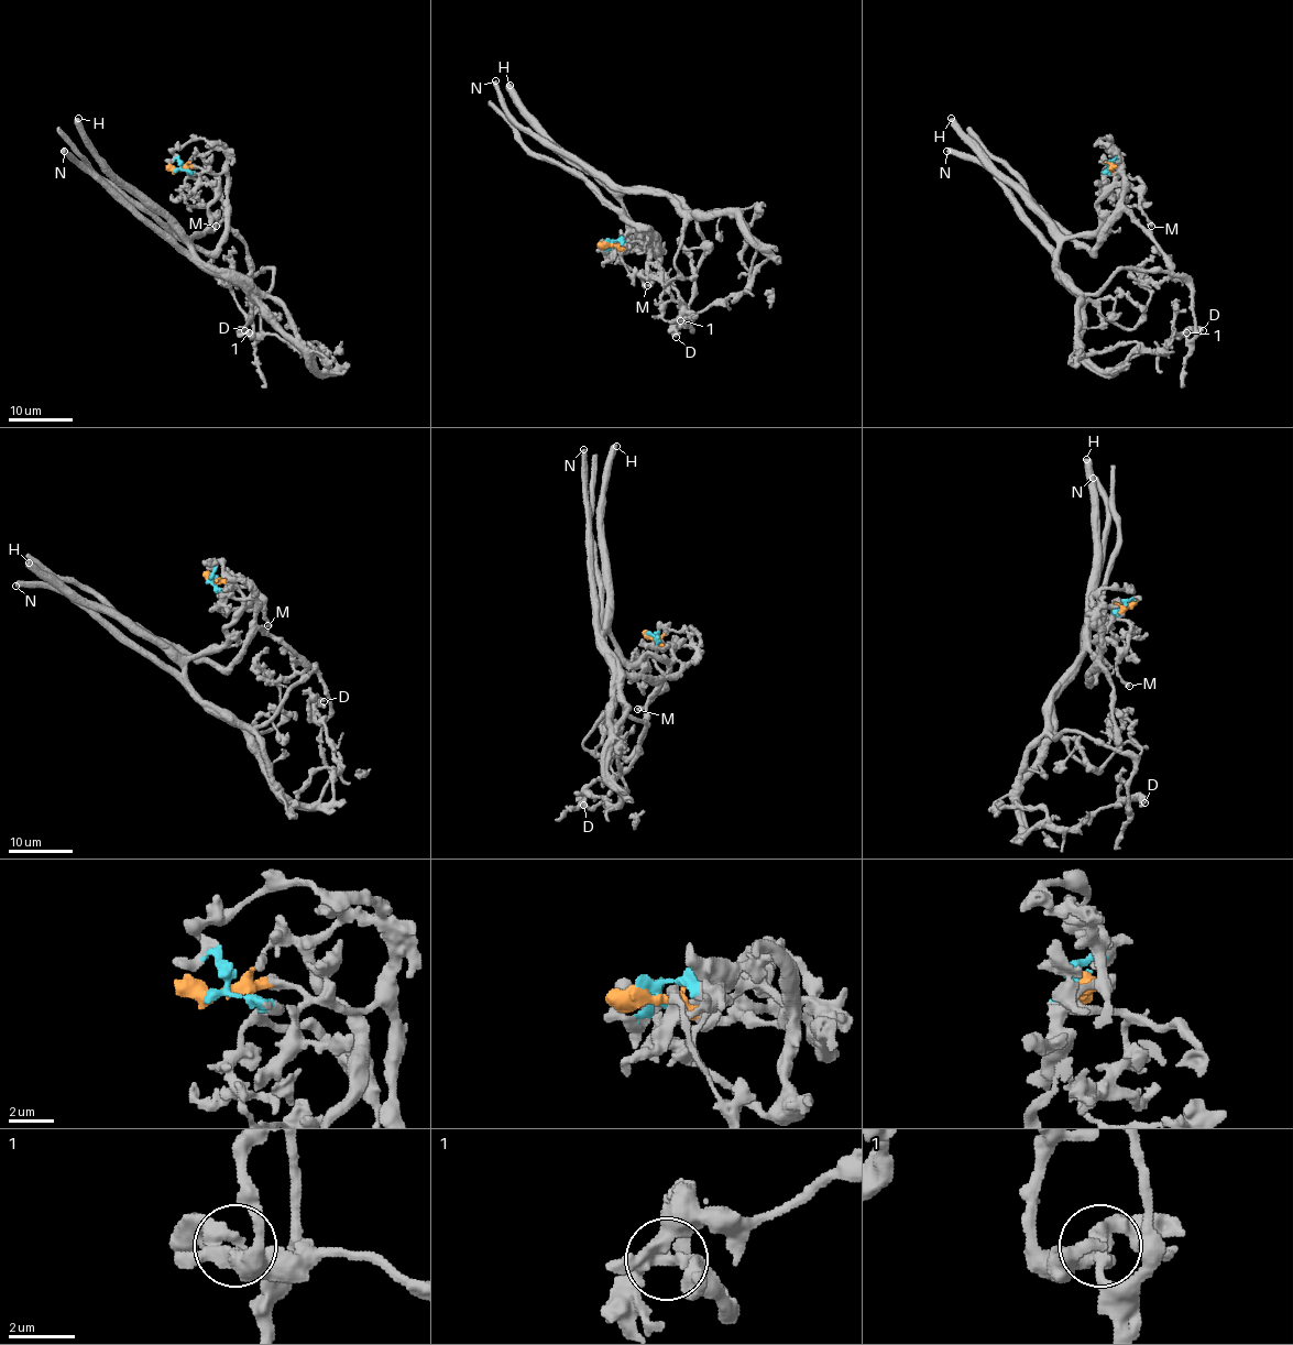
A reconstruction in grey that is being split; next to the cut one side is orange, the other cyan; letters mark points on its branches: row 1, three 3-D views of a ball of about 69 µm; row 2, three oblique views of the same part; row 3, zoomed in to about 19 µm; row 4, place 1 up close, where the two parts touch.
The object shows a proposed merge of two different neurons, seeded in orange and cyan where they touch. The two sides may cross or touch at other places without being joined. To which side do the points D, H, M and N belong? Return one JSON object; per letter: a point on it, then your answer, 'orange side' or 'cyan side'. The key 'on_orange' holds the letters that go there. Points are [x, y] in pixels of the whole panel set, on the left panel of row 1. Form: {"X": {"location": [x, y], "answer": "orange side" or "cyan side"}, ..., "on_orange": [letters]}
{"D": {"location": [244, 330], "answer": "cyan side"}, "H": {"location": [78, 118], "answer": "cyan side"}, "M": {"location": [216, 226], "answer": "cyan side"}, "N": {"location": [64, 151], "answer": "orange side"}, "on_orange": ["N"]}

